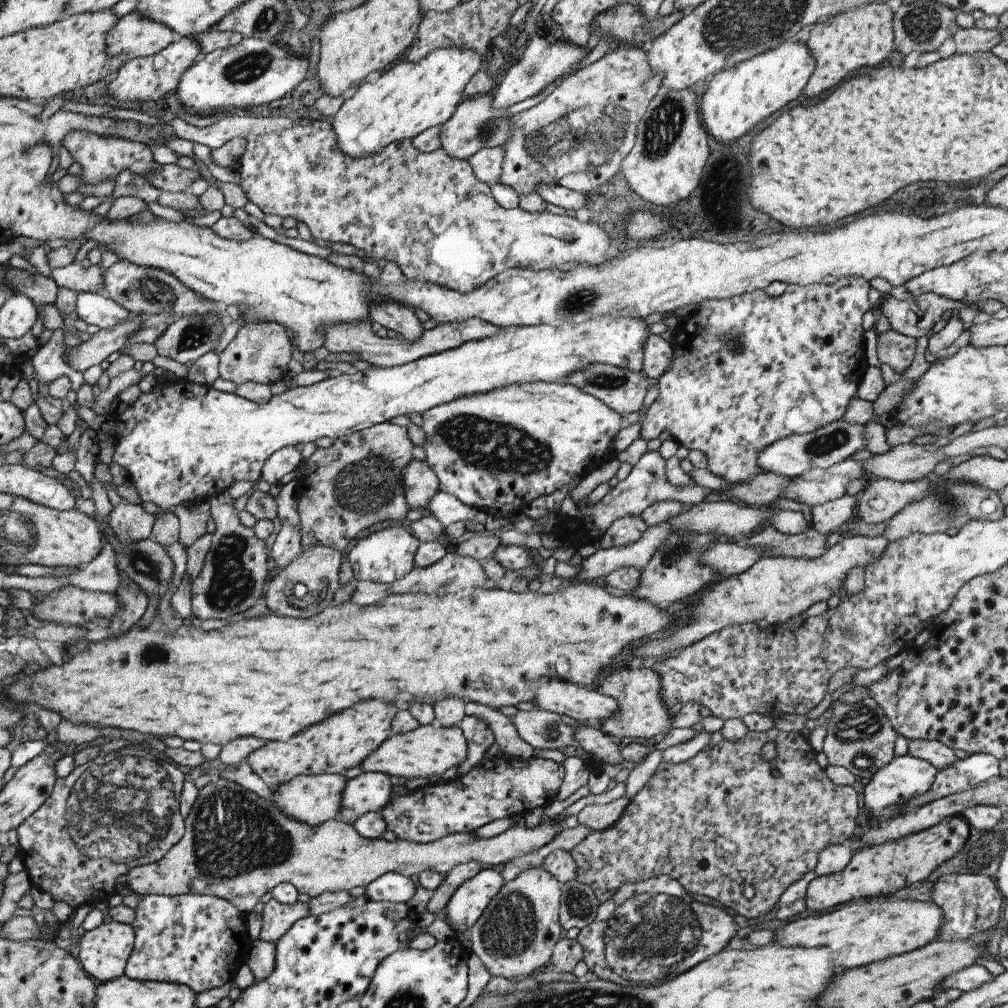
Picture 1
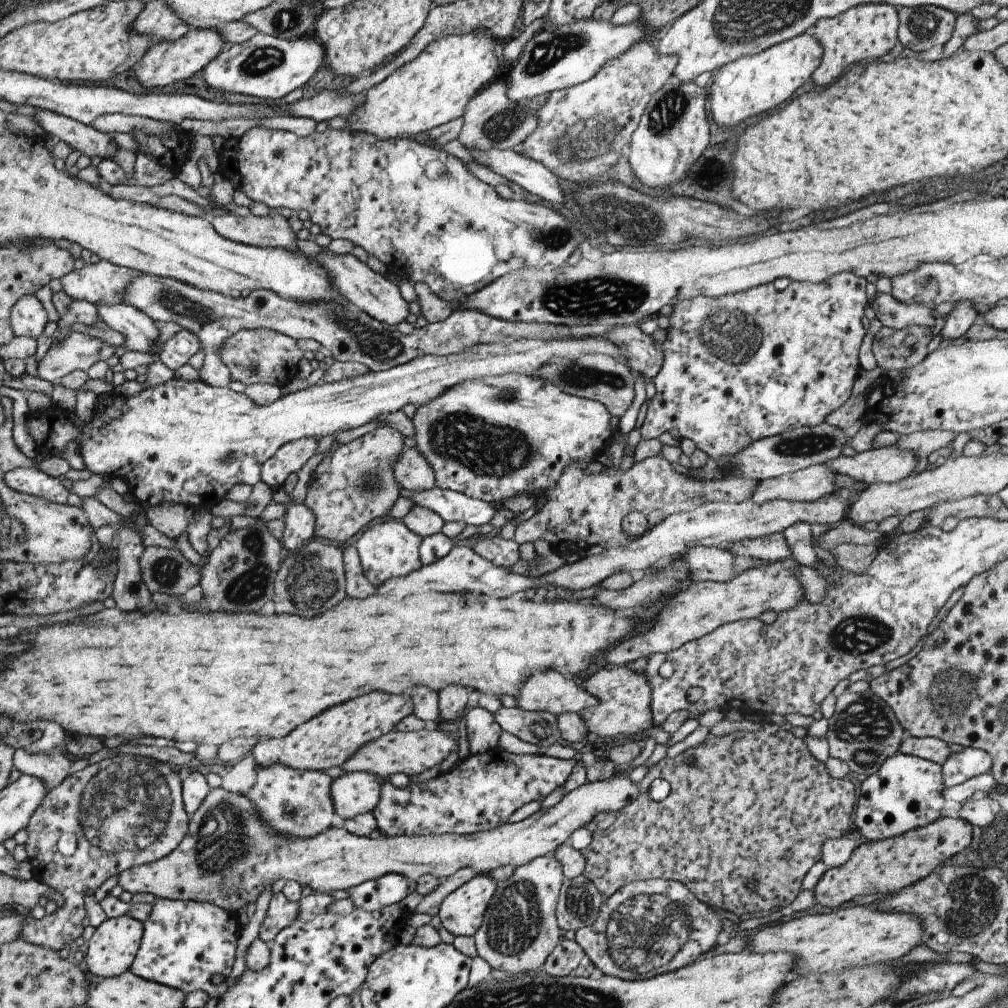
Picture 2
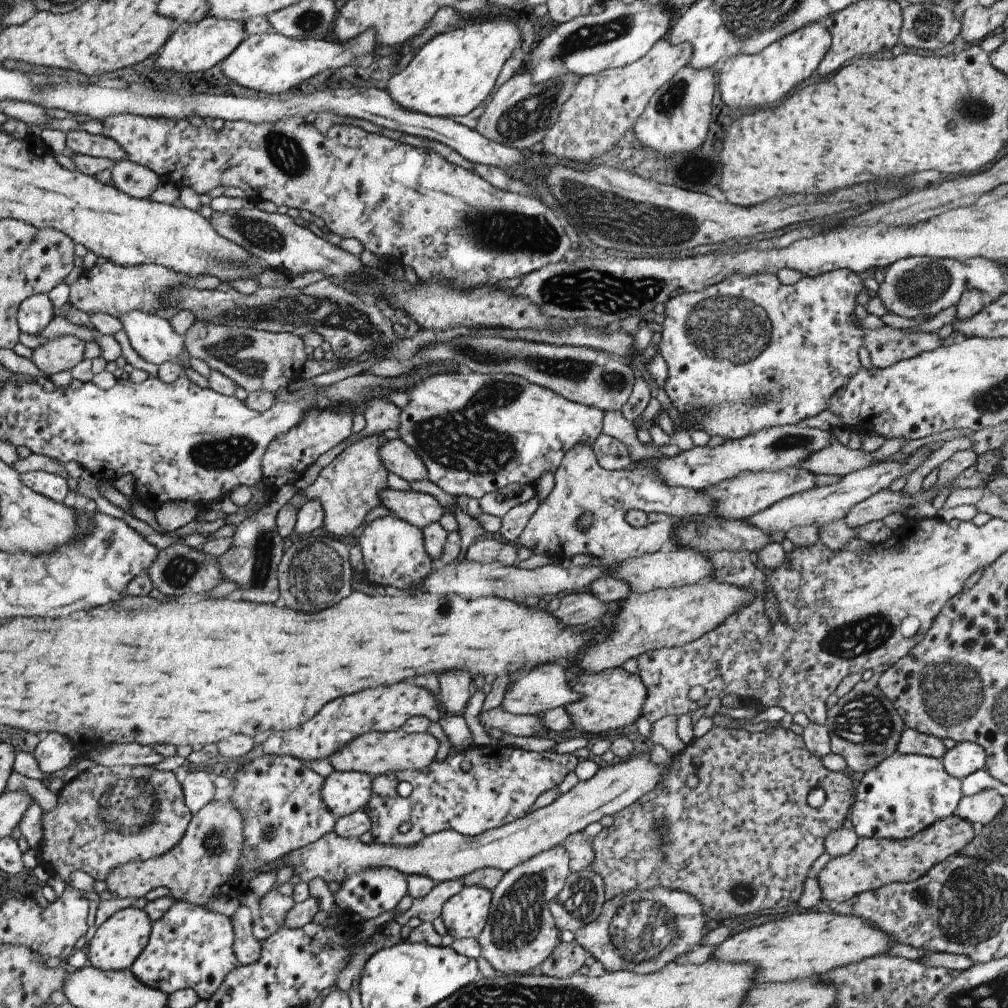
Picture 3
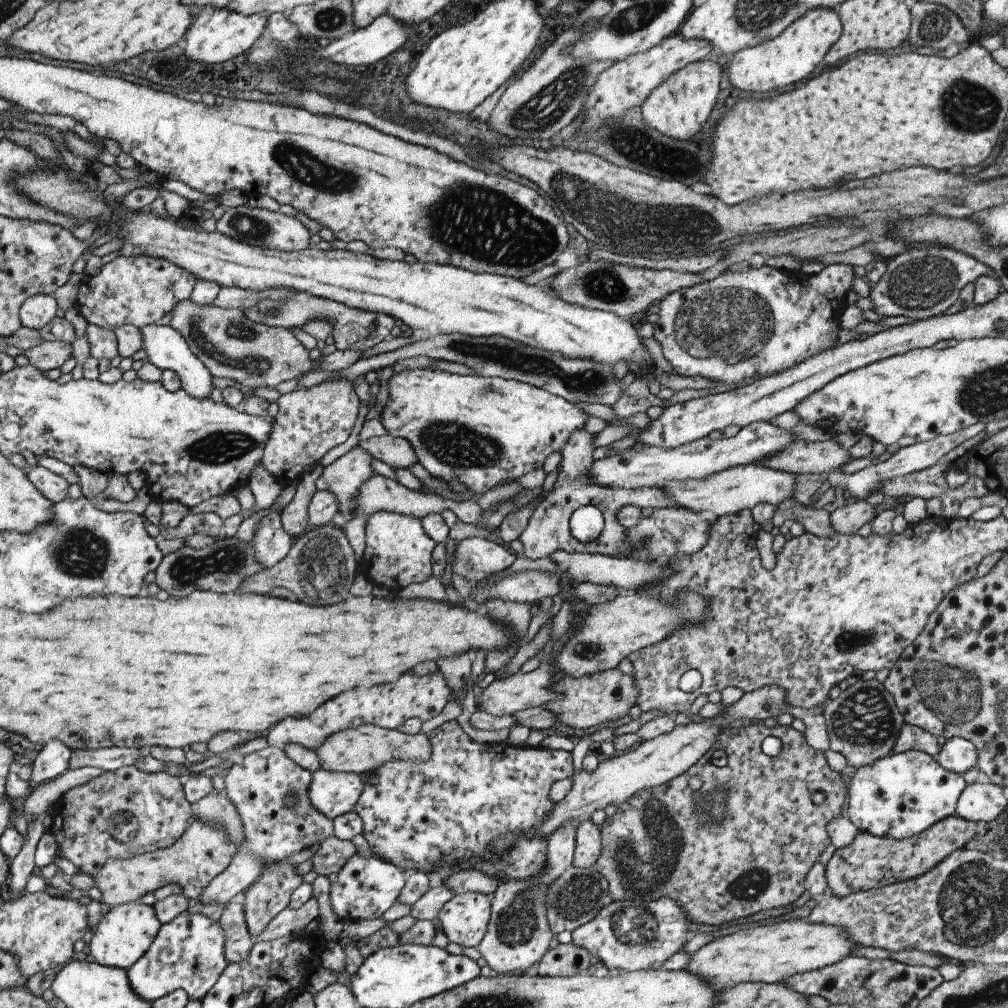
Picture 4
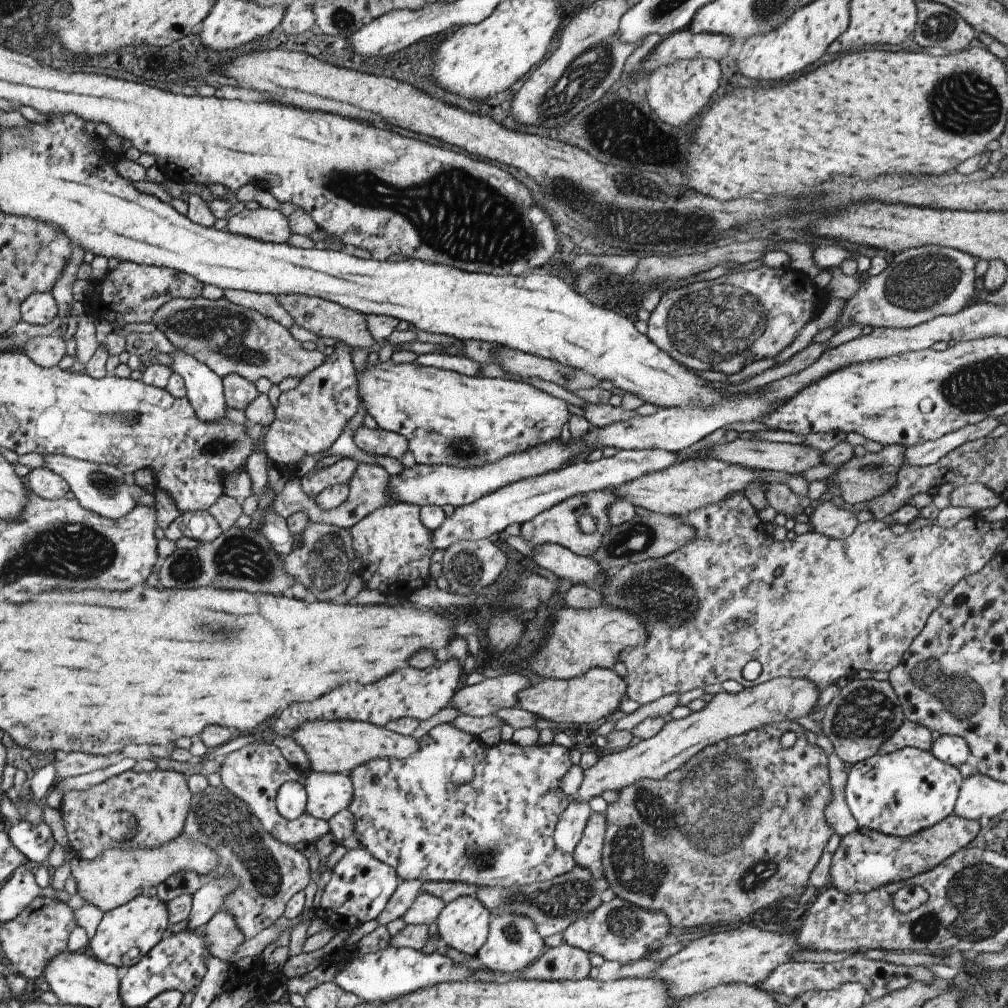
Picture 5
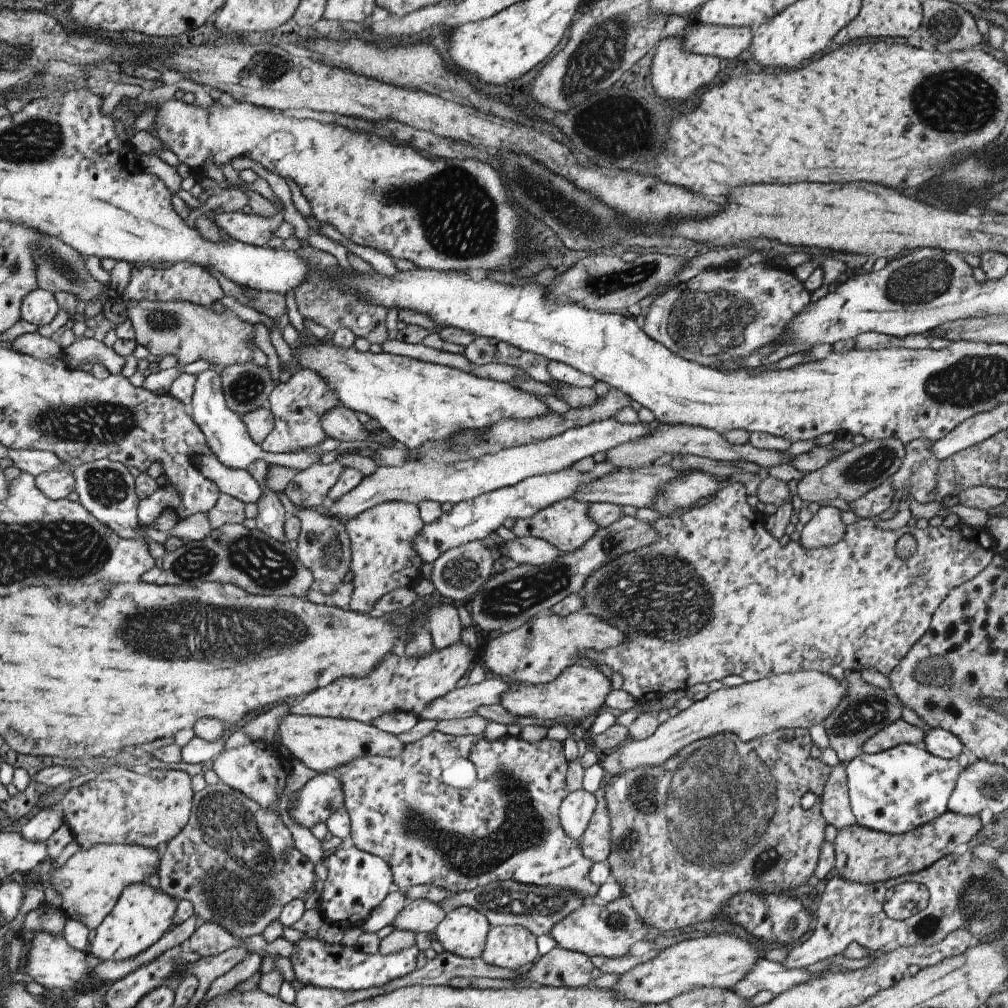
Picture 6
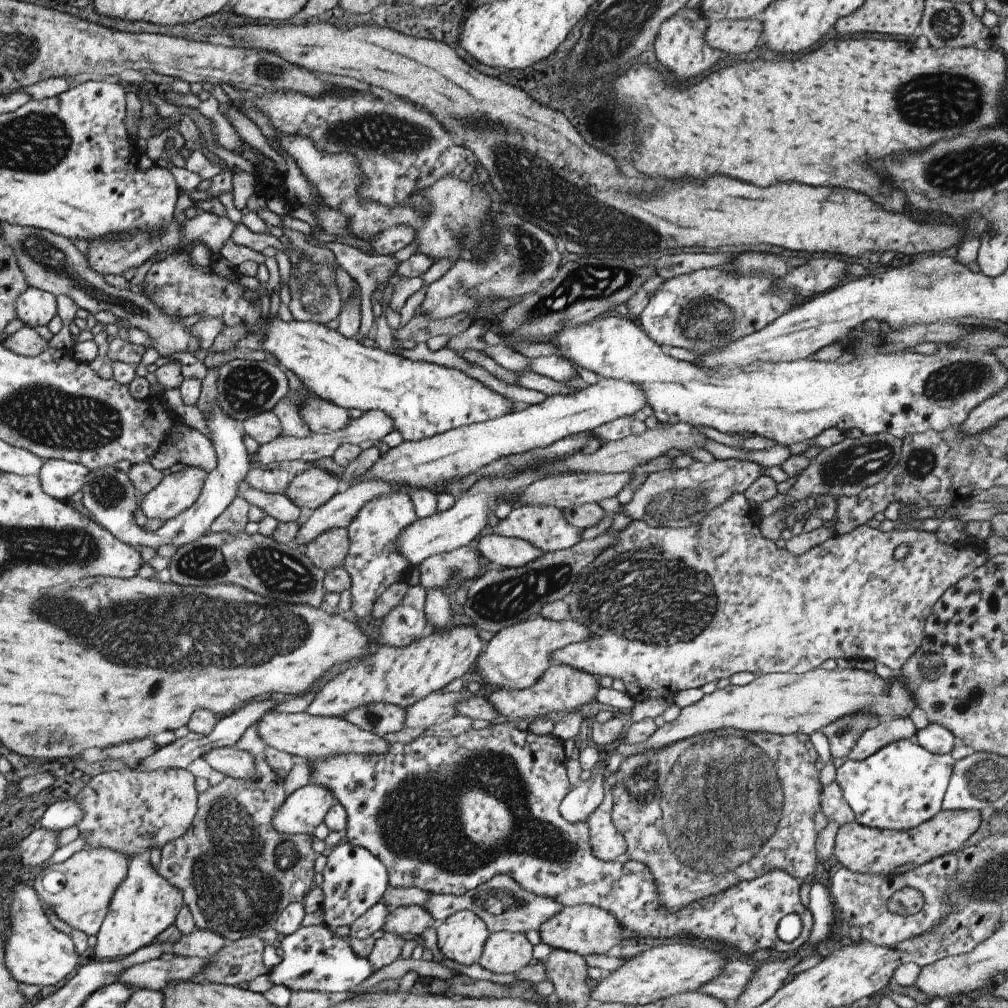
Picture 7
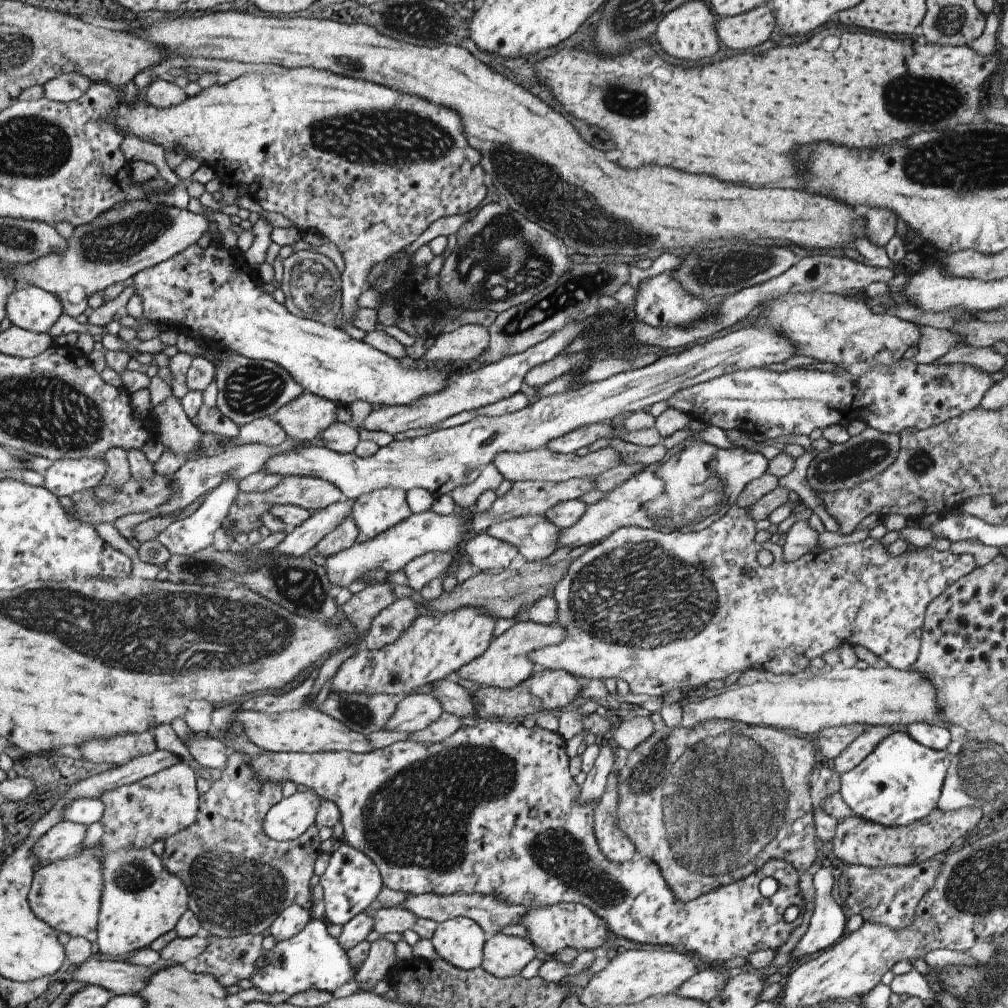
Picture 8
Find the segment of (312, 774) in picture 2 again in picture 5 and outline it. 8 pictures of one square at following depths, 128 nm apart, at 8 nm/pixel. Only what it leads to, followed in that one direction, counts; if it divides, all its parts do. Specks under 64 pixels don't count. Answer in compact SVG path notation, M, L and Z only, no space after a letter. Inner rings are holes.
M250 743L241 749L228 753L220 765L221 784L233 795L243 800L248 808L255 814L256 820L280 842L291 844L293 847L300 842L319 843L320 838L329 832L329 823L324 819L317 819L308 813L297 819L289 821L284 818L276 808L277 790L288 781L298 781L302 771L290 763L282 750L272 743ZM217 876L208 885L204 885L198 892L193 894L193 905L188 915L188 931L198 931L216 913L218 913L225 898L239 885L239 879L233 877L226 879Z

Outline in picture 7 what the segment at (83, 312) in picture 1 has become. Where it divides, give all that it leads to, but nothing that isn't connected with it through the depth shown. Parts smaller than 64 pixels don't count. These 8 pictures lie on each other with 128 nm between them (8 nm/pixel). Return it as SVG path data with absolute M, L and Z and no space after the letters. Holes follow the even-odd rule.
M217 402L209 412L202 412L202 415L212 435L210 442L212 442L216 454L217 467L208 473L196 502L184 512L180 512L178 516L165 521L158 530L146 532L143 527L134 524L134 508L130 504L130 498L136 498L137 492L134 490L135 486L132 484L130 476L126 472L120 472L120 468L116 470L115 465L96 468L86 474L84 486L81 488L83 494L81 503L100 526L106 528L110 534L124 544L129 544L138 551L144 546L157 549L159 546L168 544L172 544L178 549L180 546L198 540L200 536L208 532L212 522L230 506L230 502L234 498L238 497L238 484L250 470L250 454L244 444L246 432L242 425L234 418L230 418Z

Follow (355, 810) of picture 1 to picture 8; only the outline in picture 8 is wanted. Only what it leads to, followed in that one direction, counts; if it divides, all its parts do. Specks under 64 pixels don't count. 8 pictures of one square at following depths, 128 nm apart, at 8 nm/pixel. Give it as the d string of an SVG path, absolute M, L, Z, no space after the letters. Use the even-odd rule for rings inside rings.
M299 789L294 795L283 798L266 813L263 829L268 838L289 841L302 836L316 824L321 798L310 790Z

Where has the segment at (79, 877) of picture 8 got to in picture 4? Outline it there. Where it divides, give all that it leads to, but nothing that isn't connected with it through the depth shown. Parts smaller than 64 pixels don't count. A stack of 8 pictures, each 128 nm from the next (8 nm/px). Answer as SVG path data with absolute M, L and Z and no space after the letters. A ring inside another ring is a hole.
M193 818L186 832L169 847L125 859L108 859L92 877L100 890L100 902L110 908L133 903L148 892L172 883L182 887L182 894L193 903L205 891L208 883L231 863L233 856L234 845L227 840L227 834L219 830L218 824L208 825Z

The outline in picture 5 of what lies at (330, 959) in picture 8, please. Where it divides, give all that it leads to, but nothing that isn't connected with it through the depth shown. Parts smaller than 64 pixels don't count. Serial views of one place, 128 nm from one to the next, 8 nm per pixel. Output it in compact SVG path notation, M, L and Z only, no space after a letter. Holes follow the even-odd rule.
M386 947L375 953L362 953L361 957L350 960L344 968L334 974L334 982L345 991L359 996L366 1003L387 1003L409 992L433 987L438 983L465 981L476 971L462 967L450 958L437 953L425 955L410 947Z

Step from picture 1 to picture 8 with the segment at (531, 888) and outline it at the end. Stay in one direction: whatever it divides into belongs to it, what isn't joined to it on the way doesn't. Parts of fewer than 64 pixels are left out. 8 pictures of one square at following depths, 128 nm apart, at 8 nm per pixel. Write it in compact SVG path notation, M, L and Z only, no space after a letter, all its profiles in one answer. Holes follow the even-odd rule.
M600 742L600 750L596 757L592 770L587 773L585 782L581 786L581 791L574 806L579 806L580 803L587 803L600 800L604 794L608 775L612 772L612 764L616 756L612 752L612 748ZM496 933L485 942L481 967L505 979L520 975L524 966L536 956L541 956L541 953L528 939Z

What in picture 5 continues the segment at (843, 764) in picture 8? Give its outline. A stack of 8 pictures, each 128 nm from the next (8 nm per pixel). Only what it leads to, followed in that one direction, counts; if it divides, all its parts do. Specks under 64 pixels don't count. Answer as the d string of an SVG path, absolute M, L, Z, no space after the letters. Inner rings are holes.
M910 720L903 722L888 740L879 748L880 754L888 754L904 747L916 747L923 751L930 751L932 746L932 732L924 725Z

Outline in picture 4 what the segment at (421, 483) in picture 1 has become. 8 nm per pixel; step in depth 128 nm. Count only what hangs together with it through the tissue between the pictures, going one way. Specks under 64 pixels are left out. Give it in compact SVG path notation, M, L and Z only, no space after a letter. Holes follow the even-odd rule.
M390 434L361 440L358 447L364 449L374 459L381 460L394 468L410 468L417 463L417 456L407 438Z

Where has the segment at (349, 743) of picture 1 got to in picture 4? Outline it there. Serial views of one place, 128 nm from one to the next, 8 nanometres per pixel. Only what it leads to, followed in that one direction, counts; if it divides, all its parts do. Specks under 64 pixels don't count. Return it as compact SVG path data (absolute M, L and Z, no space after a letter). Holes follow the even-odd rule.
M408 672L392 684L382 684L382 686L374 686L374 688L354 688L350 692L344 692L344 694L324 702L310 716L280 720L270 730L266 739L270 746L282 750L286 744L294 742L294 744L302 744L302 746L315 751L325 742L327 736L348 727L373 724L385 729L397 729L406 720L414 717L424 723L438 716L451 699L451 688L446 684L444 675L440 672L434 672L430 676L414 676Z

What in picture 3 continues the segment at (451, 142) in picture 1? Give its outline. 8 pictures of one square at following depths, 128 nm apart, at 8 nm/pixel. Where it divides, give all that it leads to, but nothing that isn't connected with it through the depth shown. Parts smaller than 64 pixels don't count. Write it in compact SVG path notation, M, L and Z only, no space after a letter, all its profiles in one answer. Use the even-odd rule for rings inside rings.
M523 67L500 85L494 98L488 102L475 129L488 140L494 139L497 143L517 151L537 148L546 136L547 130L558 120L562 105L571 97L580 79L581 76L568 73L563 74L561 78L554 77L536 84L533 74Z

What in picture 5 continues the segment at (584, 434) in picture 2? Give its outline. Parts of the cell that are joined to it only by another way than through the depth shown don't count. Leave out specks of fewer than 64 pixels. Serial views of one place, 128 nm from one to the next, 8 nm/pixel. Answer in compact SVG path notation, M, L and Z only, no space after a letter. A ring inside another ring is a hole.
M392 359L376 364L367 362L356 374L357 393L367 413L374 417L381 429L404 436L416 462L425 465L482 466L500 457L549 443L550 439L560 439L562 425L572 416L566 401L512 379L471 377L456 371L425 367L416 361L395 364Z

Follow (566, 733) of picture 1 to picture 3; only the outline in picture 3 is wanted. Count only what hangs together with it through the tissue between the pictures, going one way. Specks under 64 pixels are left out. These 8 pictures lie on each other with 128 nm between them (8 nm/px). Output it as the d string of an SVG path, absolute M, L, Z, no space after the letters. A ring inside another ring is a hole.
M500 706L481 712L478 718L482 725L488 729L498 729L502 734L538 737L548 732L539 716L510 714Z

